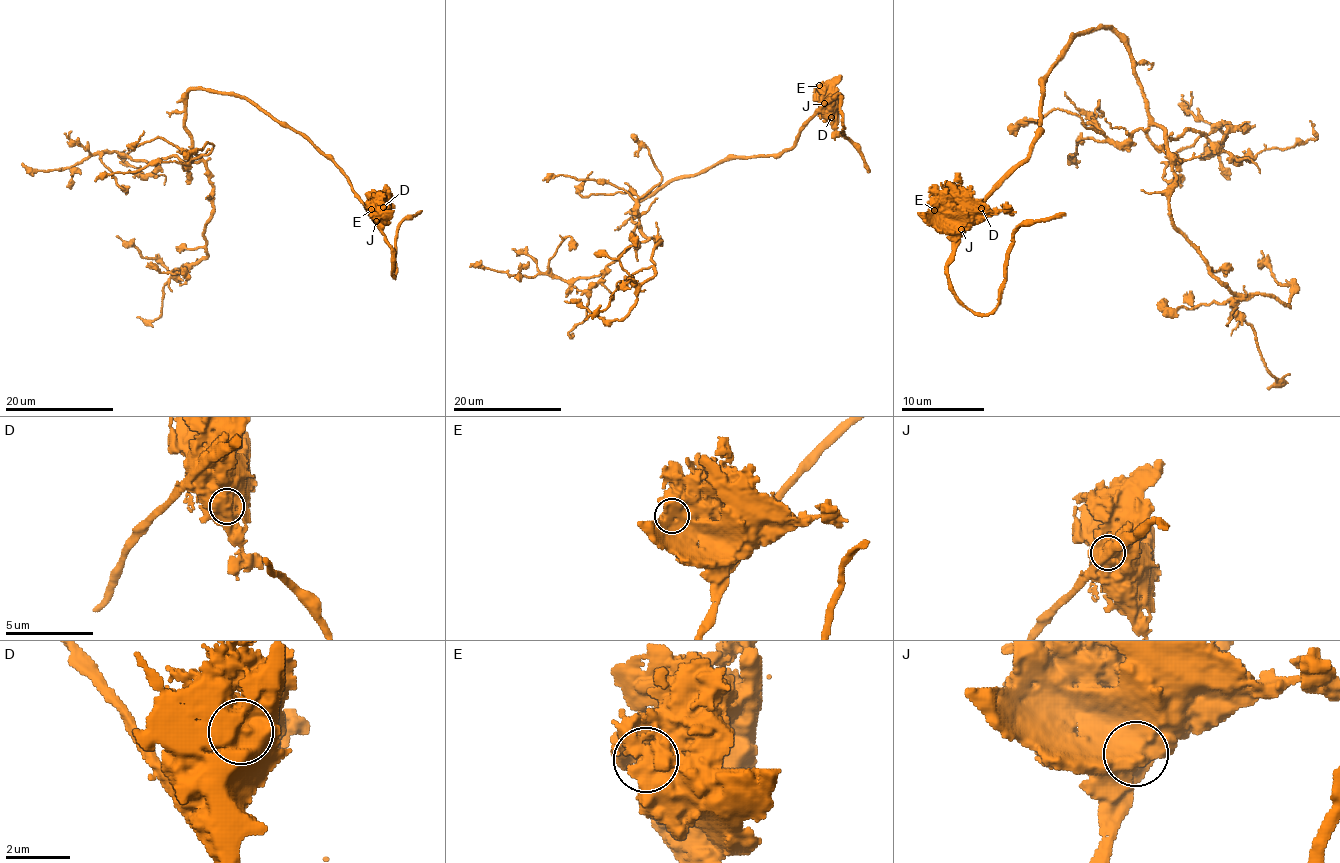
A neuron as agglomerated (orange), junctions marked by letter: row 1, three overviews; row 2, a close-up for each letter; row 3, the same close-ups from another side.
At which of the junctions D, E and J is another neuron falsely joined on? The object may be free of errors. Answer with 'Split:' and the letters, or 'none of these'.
Split: J

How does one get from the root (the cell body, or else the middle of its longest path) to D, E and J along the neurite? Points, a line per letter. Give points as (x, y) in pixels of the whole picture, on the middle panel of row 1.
D: (683, 178), (694, 177), (728, 158), (778, 156), (793, 145), (800, 130), (819, 111), (826, 111), (831, 117)
E: (683, 178), (694, 177), (728, 158), (778, 156), (789, 149), (802, 126), (819, 109), (819, 85)
J: (683, 178), (694, 177), (728, 158), (778, 156), (793, 145), (800, 130), (824, 103)

